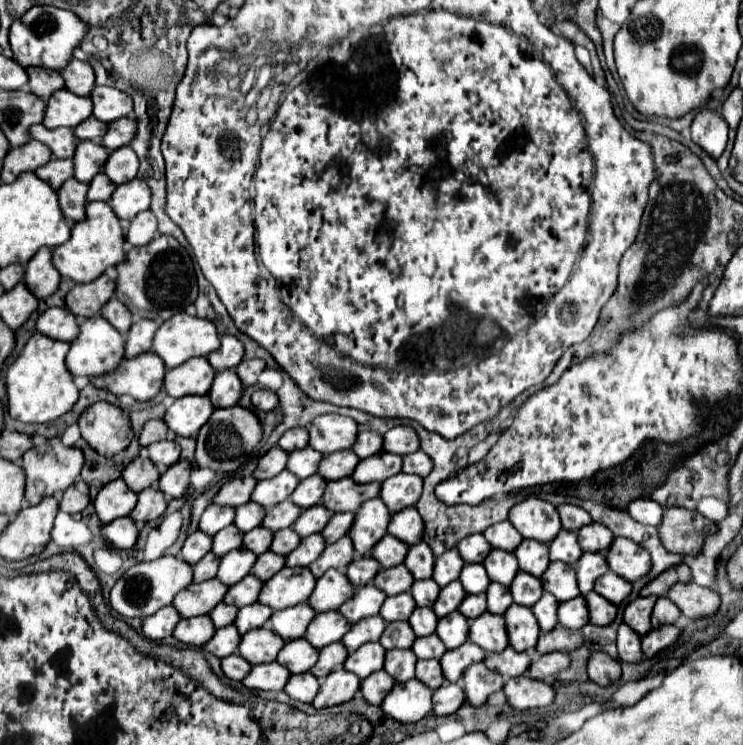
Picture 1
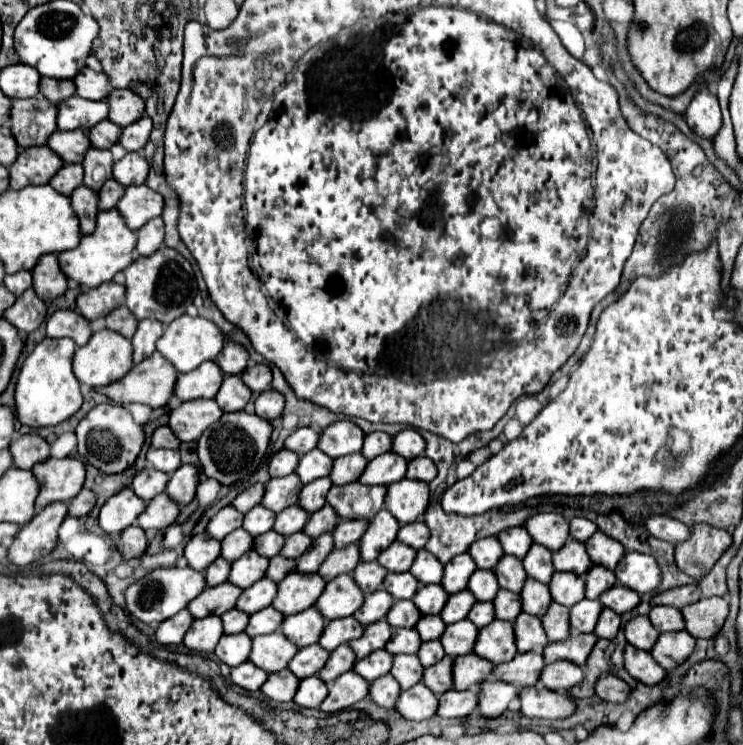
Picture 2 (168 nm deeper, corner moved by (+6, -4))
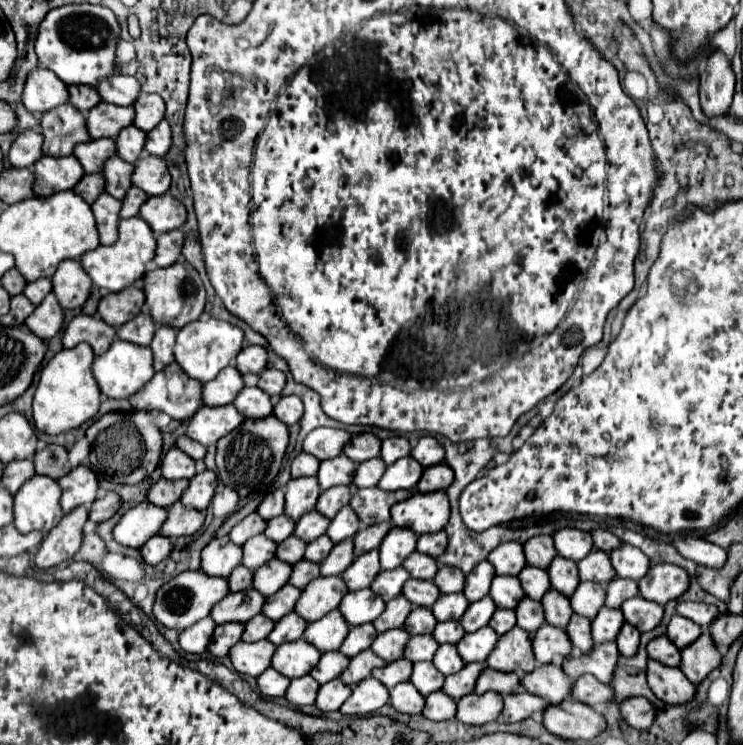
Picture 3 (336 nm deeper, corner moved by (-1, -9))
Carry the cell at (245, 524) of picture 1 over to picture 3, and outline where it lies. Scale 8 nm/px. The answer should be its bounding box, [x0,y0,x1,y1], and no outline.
[264,516,296,542]

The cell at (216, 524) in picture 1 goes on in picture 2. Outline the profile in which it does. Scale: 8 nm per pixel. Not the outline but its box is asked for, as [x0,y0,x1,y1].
[207,505,243,541]

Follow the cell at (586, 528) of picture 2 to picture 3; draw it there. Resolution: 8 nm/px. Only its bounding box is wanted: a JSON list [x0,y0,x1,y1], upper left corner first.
[590,530,622,552]

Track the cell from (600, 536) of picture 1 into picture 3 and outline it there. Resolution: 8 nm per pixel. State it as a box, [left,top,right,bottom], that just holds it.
[610,544,650,580]

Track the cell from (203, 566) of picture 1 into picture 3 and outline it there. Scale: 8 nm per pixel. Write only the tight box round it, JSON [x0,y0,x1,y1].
[228,566,254,592]

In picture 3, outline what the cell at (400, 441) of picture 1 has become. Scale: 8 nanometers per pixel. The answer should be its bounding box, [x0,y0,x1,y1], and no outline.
[412,436,444,466]

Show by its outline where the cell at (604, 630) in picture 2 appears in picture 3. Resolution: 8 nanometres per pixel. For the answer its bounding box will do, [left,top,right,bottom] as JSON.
[616,622,640,658]

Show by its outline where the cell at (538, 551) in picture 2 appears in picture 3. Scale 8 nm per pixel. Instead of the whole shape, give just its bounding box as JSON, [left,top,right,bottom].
[548,556,580,596]

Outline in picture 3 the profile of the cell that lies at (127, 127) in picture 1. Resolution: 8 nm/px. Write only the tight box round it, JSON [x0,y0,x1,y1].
[146,120,172,156]

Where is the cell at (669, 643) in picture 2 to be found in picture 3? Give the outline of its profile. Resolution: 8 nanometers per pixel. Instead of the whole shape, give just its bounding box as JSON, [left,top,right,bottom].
[680,632,722,684]

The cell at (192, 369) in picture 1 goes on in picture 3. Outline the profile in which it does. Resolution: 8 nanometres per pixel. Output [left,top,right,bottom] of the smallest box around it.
[202,366,242,406]

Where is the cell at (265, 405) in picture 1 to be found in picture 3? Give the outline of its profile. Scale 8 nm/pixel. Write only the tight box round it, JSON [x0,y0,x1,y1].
[274,396,304,426]

